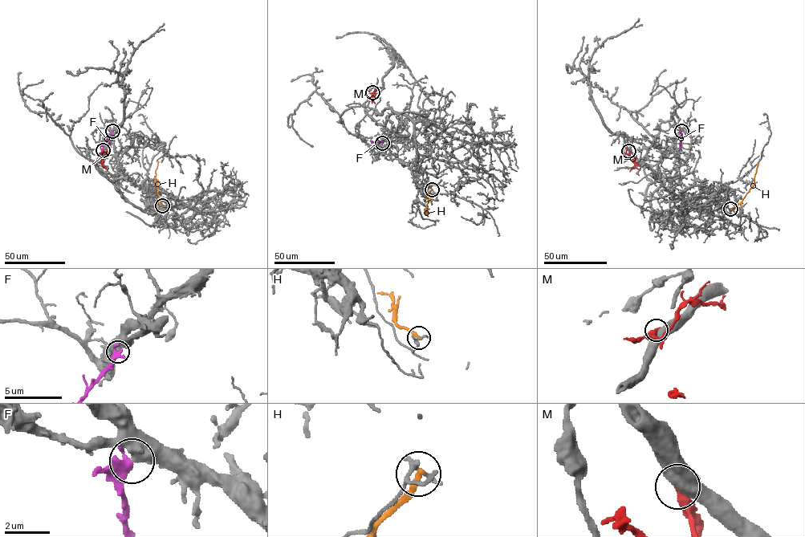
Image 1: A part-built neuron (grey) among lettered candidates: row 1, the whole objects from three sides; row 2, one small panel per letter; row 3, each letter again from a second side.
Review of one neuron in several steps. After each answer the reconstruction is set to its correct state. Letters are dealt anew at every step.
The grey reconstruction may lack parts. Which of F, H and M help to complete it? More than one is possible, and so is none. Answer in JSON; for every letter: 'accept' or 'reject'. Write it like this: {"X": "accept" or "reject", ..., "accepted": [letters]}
{"F": "accept", "H": "reject", "M": "reject", "accepted": ["F"]}

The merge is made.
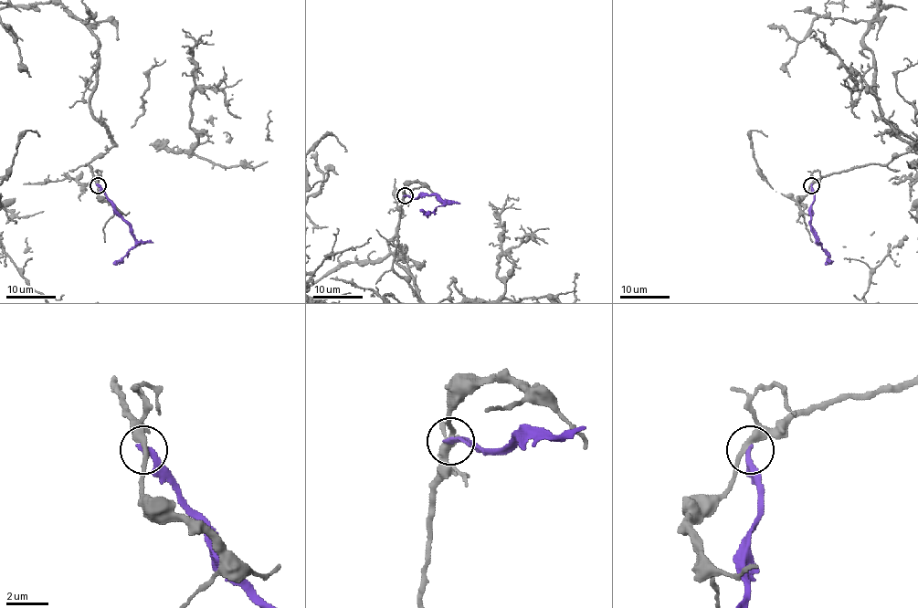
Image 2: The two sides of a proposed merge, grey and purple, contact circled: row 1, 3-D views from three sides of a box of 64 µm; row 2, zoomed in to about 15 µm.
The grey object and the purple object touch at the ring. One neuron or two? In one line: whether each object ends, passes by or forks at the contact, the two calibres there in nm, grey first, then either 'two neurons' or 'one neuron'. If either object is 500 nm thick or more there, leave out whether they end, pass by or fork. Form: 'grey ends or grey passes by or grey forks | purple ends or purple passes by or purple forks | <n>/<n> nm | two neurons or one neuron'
grey passes by | purple ends | 320/280 nm | two neurons

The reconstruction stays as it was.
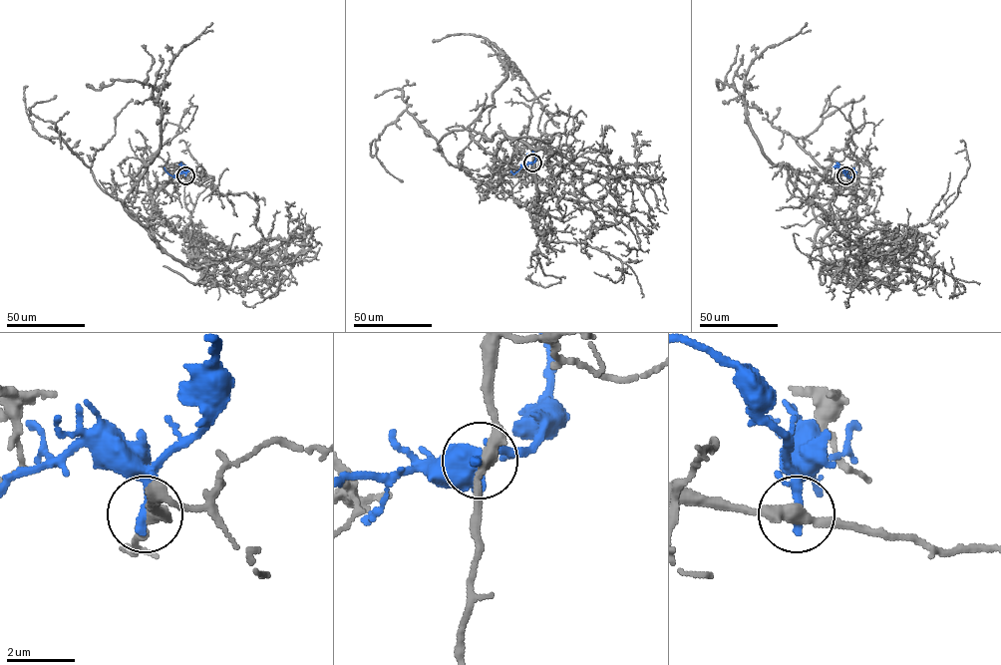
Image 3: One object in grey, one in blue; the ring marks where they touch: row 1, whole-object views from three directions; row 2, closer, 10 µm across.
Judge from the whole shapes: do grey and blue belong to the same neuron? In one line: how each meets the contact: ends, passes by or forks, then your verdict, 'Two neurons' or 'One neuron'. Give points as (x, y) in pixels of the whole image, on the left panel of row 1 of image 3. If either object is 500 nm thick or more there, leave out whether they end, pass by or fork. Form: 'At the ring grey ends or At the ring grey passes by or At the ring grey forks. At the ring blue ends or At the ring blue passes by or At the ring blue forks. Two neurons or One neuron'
At the ring grey passes by. At the ring blue ends. Two neurons

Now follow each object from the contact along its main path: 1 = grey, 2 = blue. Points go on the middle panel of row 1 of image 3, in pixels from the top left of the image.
1: (531, 163), (534, 144), (500, 174), (496, 153), (530, 150), (545, 239), (622, 263), (615, 283), (593, 272)
2: (531, 163), (523, 164), (513, 173), (509, 171)

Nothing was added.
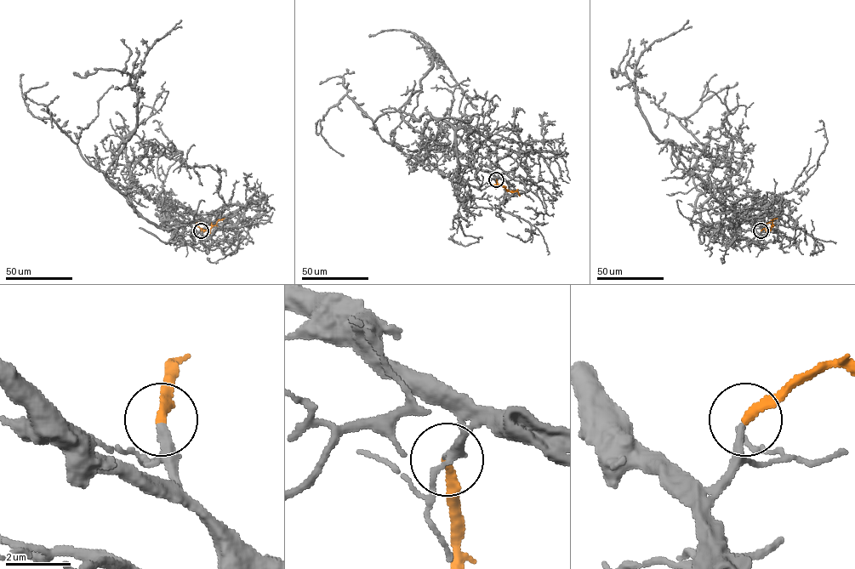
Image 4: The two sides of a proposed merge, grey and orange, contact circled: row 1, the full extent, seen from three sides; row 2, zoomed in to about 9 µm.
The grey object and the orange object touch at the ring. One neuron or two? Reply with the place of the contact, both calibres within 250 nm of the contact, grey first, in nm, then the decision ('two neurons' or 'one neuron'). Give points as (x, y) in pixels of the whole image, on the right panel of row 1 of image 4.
at (760, 230); 240 nm thick on the grey side, 260 nm on the other; one neuron

